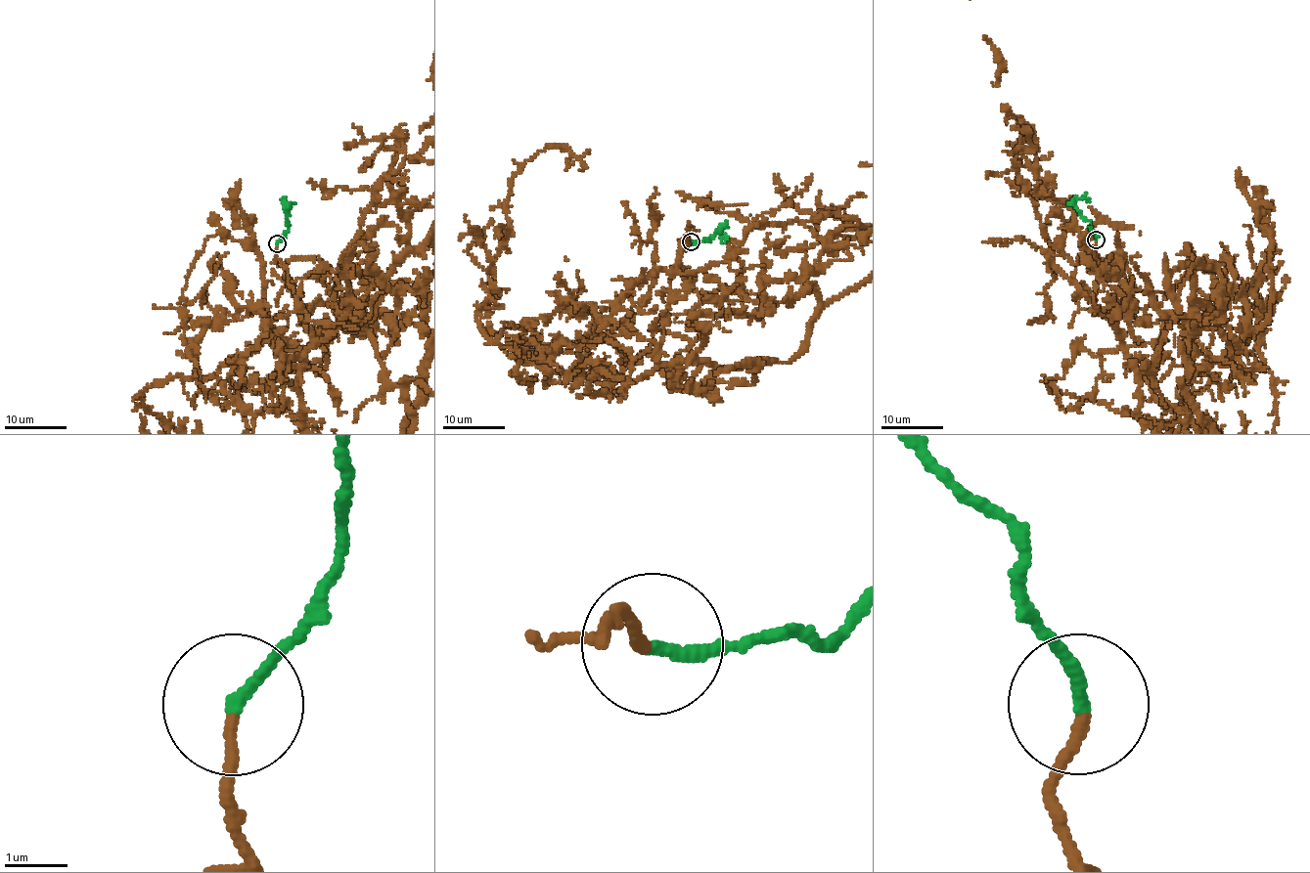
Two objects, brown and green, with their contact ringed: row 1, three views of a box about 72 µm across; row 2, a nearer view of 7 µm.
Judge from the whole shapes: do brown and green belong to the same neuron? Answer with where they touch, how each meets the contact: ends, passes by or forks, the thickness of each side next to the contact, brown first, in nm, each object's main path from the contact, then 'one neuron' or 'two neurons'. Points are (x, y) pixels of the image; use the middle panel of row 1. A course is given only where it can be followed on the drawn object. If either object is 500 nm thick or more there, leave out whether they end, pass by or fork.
place (691, 241); brown ends; green ends; calibres 160 and 190 nm; course green (691, 241), (708, 240), (721, 228), (727, 238), (721, 240); one neuron

